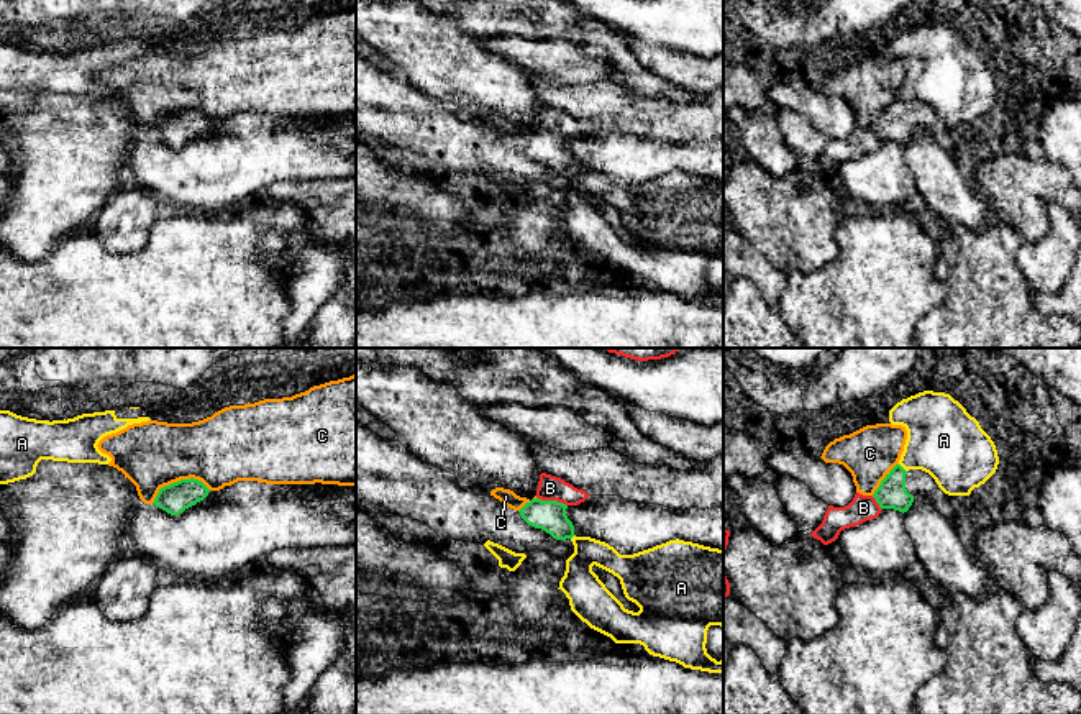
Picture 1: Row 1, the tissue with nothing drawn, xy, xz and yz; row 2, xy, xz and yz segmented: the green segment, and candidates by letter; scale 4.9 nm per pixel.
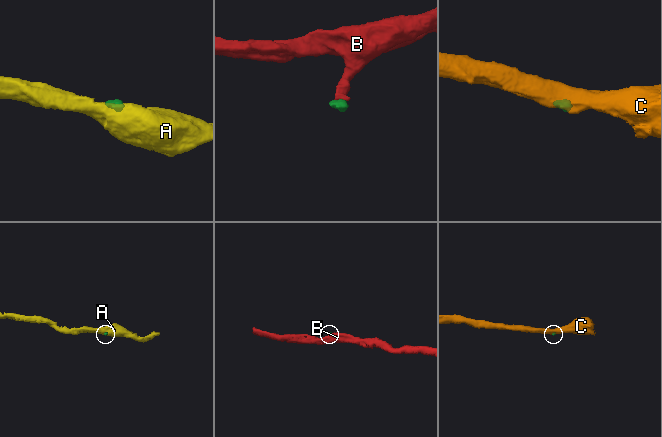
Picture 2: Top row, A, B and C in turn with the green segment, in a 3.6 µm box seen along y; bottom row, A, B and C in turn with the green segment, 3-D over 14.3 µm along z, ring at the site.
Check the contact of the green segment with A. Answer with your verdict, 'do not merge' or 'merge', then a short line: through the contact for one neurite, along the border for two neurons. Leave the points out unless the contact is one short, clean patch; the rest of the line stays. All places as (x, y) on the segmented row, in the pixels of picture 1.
do not merge; line yz (899, 463), (906, 471)

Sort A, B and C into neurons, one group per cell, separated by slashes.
A / B / C

